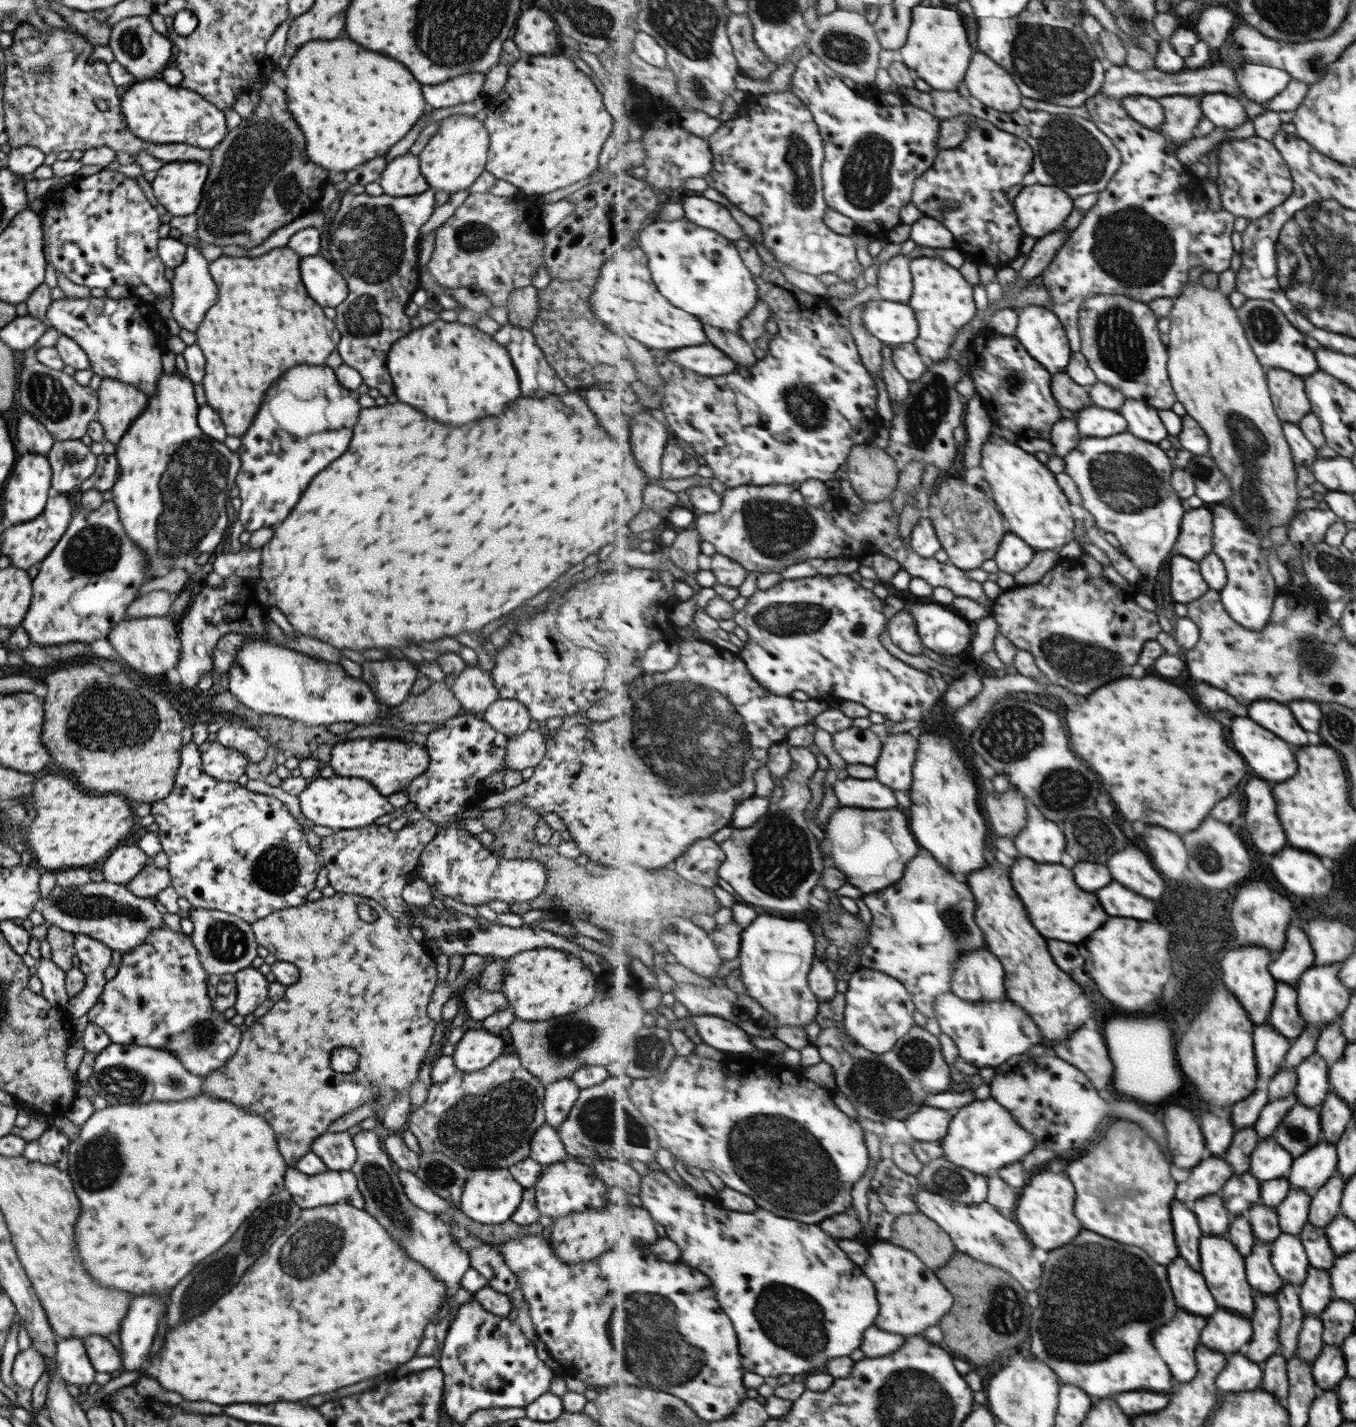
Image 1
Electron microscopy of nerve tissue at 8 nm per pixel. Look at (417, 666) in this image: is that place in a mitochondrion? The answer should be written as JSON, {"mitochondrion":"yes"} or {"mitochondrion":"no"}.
{"mitochondrion":"no"}

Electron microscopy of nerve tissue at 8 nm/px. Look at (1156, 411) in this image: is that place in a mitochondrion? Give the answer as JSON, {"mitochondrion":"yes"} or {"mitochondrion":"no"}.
{"mitochondrion":"no"}

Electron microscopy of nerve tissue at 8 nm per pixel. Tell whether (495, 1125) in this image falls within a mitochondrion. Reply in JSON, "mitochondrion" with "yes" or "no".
{"mitochondrion":"yes"}

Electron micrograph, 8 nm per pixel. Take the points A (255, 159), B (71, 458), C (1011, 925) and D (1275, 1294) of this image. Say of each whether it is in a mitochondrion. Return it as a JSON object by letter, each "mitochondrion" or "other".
{"A":"mitochondrion","B":"mitochondrion","C":"other","D":"other"}

